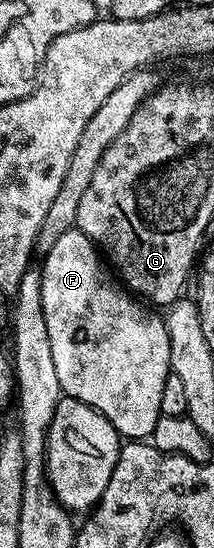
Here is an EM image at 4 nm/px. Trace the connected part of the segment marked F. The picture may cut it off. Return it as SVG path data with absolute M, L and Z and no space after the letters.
M78 229L66 231L57 237L53 249L42 256L41 270L41 306L45 309L53 365L57 369L57 381L61 381L64 396L81 401L101 413L124 440L146 440L159 420L161 389L165 389L165 377L171 374L169 333L164 316L148 309L127 290L109 270L99 248Z

